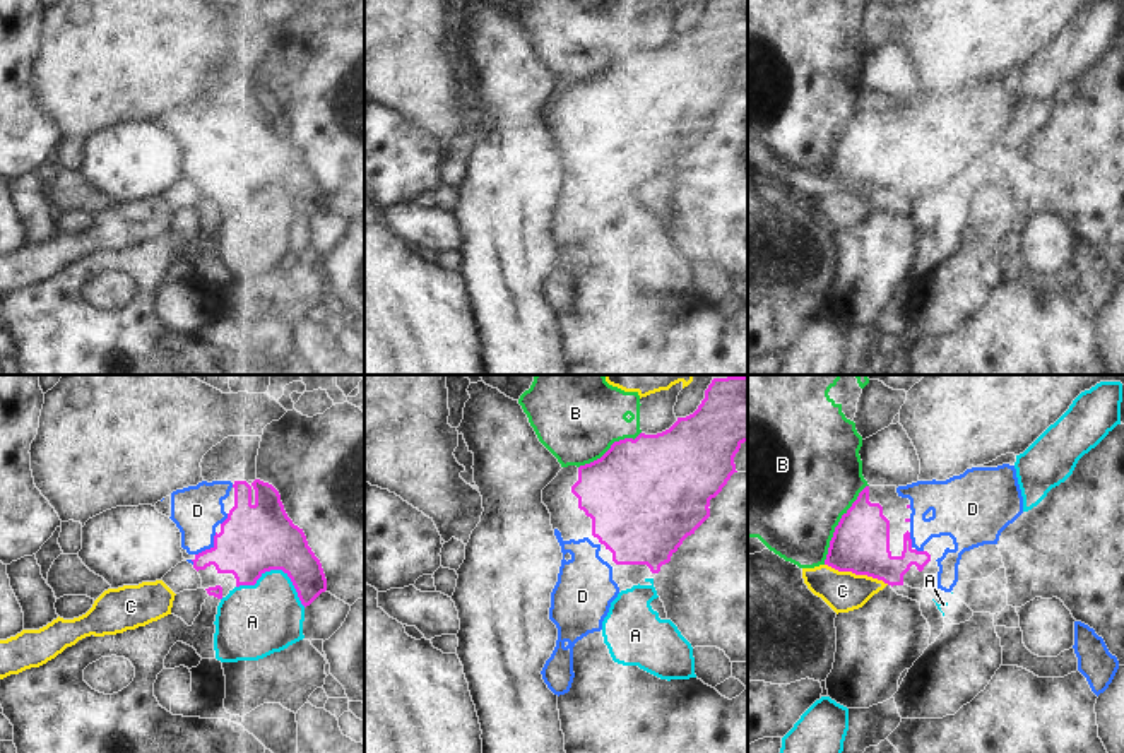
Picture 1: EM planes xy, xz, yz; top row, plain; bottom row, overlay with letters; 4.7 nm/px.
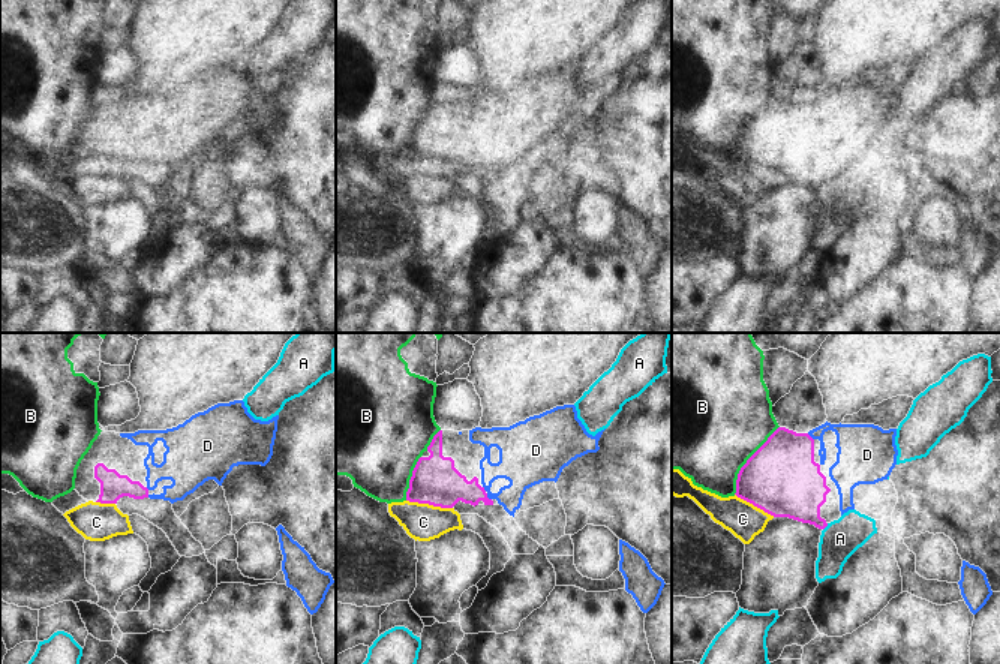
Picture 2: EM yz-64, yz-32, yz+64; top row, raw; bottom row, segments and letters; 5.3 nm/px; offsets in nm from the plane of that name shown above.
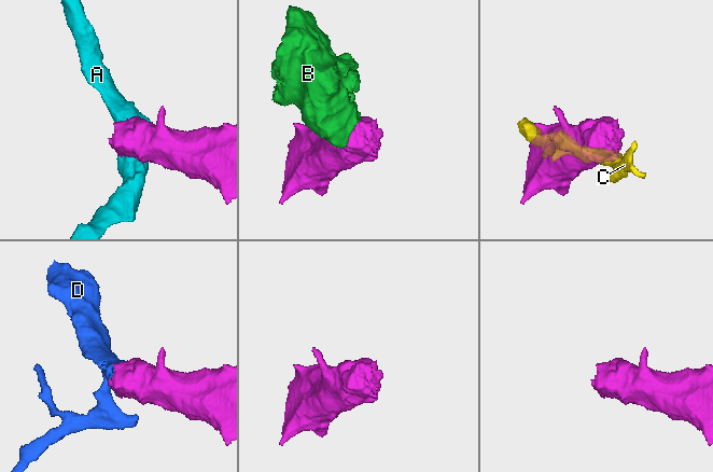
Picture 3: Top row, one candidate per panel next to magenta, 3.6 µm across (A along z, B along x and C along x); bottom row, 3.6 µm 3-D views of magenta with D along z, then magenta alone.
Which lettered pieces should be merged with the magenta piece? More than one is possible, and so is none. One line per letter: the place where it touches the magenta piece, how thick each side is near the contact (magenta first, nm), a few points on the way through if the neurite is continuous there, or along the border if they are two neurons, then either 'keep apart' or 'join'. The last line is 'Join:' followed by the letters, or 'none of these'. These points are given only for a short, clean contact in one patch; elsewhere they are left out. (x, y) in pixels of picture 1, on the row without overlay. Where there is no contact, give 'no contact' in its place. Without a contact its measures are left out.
A: xy (278, 185) | 320/340 nm | keep apart
B: yz (839, 141) | 280/480 nm | keep apart
C: yz (857, 190) | 280/190 nm | keep apart
D: xy (211, 165) | 320/240 nm | across xy (254, 156), (243, 165), (211, 165), (199, 153), (197, 127) | join
Join: D

